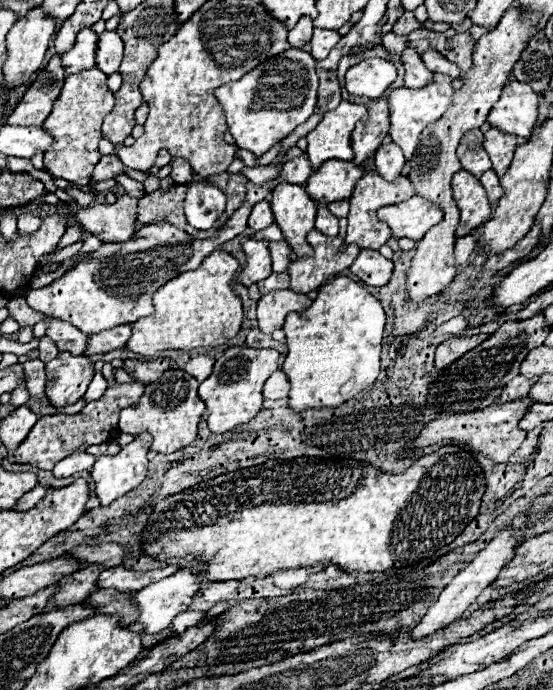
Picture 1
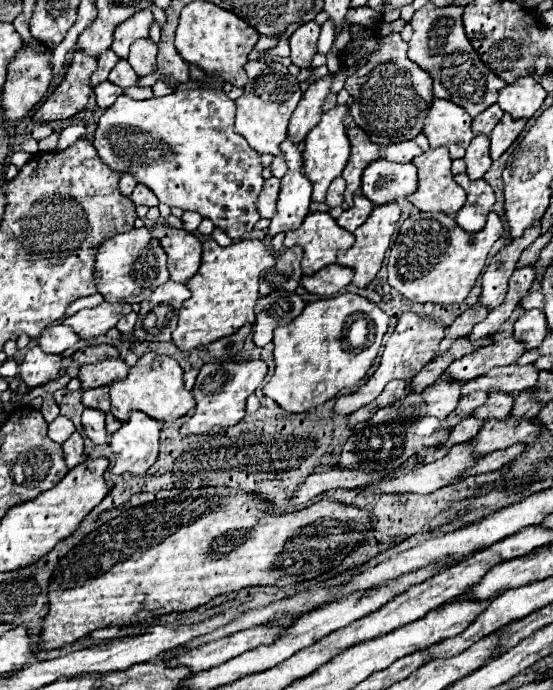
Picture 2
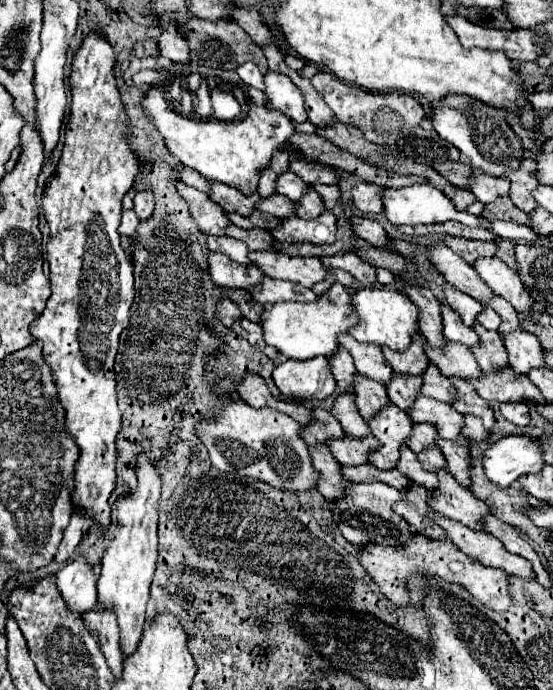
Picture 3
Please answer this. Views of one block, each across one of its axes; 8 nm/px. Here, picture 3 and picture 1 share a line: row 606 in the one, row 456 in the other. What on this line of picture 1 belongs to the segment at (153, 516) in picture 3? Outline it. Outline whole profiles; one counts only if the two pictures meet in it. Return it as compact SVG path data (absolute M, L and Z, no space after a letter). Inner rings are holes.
M144 432L144 434L138 434L134 438L134 442L126 444L120 450L120 454L116 454L116 456L100 456L94 462L90 474L92 474L92 480L96 484L94 492L100 498L100 504L102 506L110 506L114 500L118 500L120 496L128 494L130 490L134 490L146 478L146 466L148 466L146 454L150 450L150 444L152 444L152 436L148 432Z

